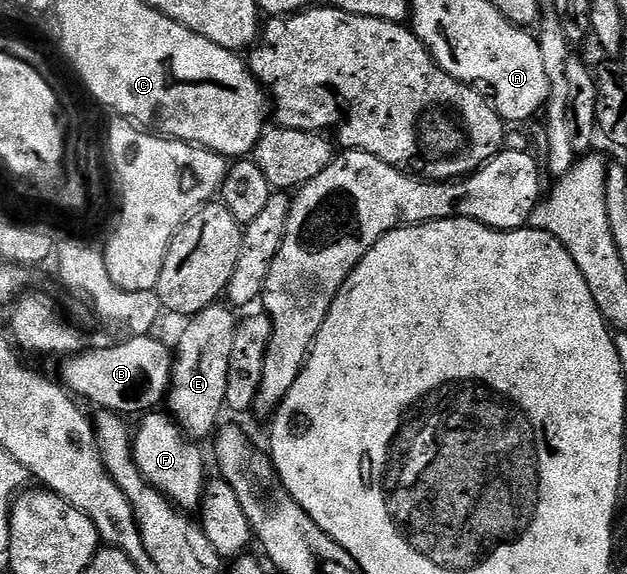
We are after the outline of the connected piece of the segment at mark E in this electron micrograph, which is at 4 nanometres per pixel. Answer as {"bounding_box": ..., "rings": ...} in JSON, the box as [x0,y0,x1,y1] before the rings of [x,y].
{"bounding_box":[168,301,240,441],"rings":[[[219,301],[189,316],[185,320],[186,328],[178,339],[178,351],[176,347],[173,352],[168,411],[185,435],[195,441],[203,441],[210,434],[213,436],[219,430],[218,418],[224,415],[228,393],[228,361],[232,361],[232,344],[236,342],[236,329],[240,322],[239,316],[233,313],[225,302]]]}

